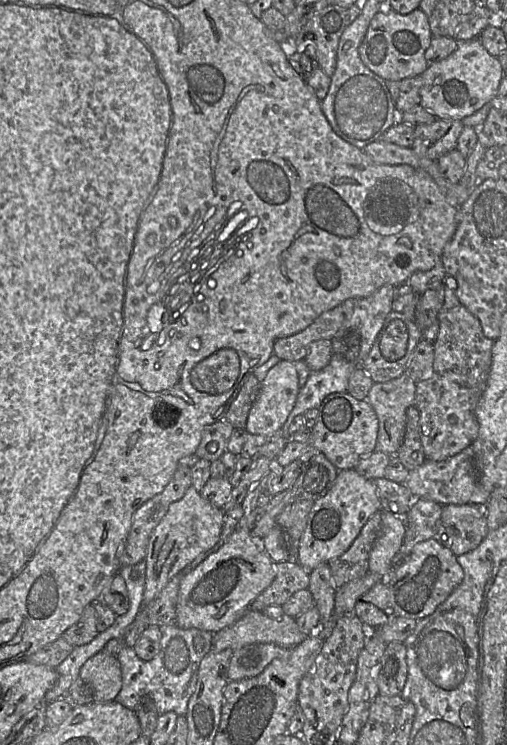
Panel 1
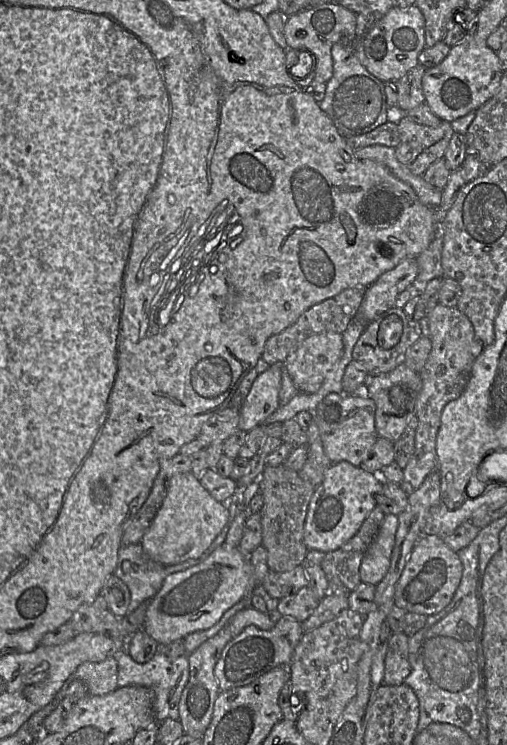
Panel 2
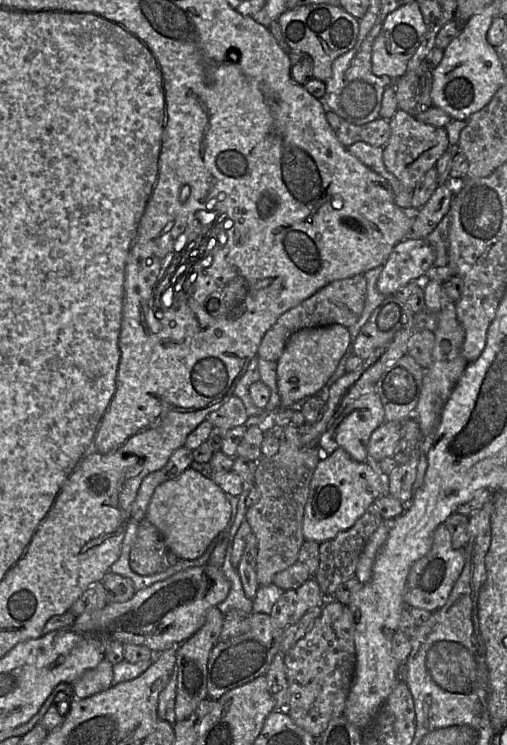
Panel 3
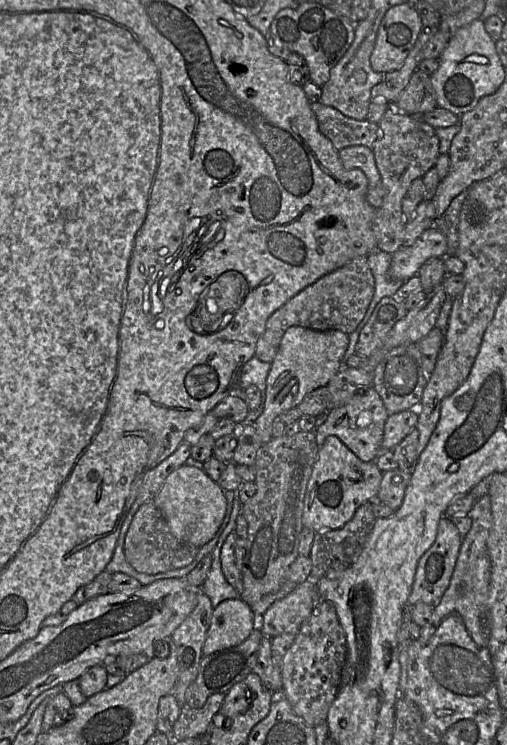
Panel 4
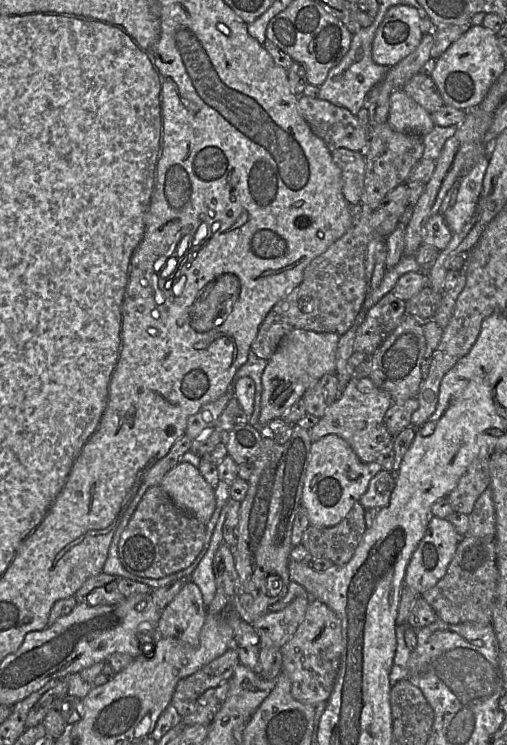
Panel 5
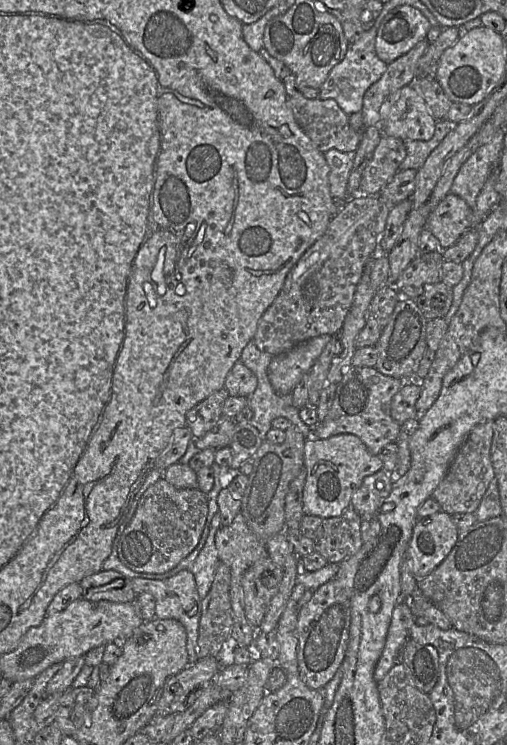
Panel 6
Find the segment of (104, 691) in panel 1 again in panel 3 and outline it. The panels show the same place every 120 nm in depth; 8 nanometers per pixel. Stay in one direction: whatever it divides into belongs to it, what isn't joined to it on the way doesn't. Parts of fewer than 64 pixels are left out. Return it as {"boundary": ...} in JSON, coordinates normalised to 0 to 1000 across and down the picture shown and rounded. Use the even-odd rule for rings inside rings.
{"boundary":[[[211,885],[172,899],[142,919],[150,937],[164,938],[199,930],[221,921],[223,893]]]}

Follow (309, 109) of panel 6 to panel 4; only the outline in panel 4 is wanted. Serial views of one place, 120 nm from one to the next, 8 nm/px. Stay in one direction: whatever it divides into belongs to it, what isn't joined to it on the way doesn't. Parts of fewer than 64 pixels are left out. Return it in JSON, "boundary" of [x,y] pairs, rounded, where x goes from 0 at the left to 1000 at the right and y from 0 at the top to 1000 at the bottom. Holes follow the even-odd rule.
{"boundary":[[[631,136],[615,137],[613,146],[627,162],[631,177],[653,189],[665,203],[700,195],[734,200],[748,184],[746,165],[730,164],[726,160],[704,161],[684,157]]]}

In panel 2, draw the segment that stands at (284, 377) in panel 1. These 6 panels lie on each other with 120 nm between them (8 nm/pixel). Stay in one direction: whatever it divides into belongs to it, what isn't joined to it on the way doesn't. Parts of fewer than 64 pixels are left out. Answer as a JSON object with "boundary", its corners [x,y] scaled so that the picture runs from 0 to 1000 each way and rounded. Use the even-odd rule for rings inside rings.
{"boundary":[[[560,487],[533,490],[499,513],[477,546],[471,549],[471,576],[493,579],[523,568],[550,546],[550,528]]]}

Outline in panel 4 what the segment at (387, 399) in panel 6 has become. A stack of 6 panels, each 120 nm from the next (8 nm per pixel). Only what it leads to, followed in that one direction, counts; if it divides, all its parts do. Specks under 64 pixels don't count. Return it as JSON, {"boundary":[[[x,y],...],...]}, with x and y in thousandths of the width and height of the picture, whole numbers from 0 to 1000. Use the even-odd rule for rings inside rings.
{"boundary":[[[736,519],[714,522],[680,542],[645,553],[643,564],[621,574],[623,595],[631,600],[643,587],[663,585],[675,595],[716,620],[740,620],[755,603],[755,577],[767,556]]]}

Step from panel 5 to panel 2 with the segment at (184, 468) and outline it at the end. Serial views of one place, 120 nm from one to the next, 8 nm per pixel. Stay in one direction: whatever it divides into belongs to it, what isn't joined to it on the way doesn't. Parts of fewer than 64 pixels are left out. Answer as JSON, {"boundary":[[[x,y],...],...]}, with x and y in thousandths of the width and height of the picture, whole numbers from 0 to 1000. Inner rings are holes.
{"boundary":[[[377,634],[345,636],[329,664],[278,726],[284,742],[304,754],[345,758],[391,750],[414,734],[452,699],[452,685],[424,671]]]}

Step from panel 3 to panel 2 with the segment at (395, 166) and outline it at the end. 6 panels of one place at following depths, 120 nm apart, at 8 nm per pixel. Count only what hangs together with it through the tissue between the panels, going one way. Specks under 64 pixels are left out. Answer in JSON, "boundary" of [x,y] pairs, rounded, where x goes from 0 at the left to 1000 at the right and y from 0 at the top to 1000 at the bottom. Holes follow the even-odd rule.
{"boundary":[[[793,156],[783,164],[787,193],[779,197],[783,215],[807,230],[832,236],[844,224],[876,211],[895,176],[886,164],[844,170]]]}

